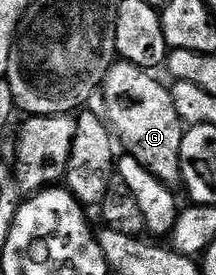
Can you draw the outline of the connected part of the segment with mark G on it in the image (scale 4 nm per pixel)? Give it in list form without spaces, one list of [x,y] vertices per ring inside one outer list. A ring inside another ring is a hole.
[[[122,59],[116,60],[101,86],[101,98],[107,104],[106,120],[126,156],[137,159],[141,167],[153,171],[161,183],[172,187],[182,182],[181,139],[185,132],[183,121],[173,107],[170,88],[155,78],[154,72],[137,67]]]

